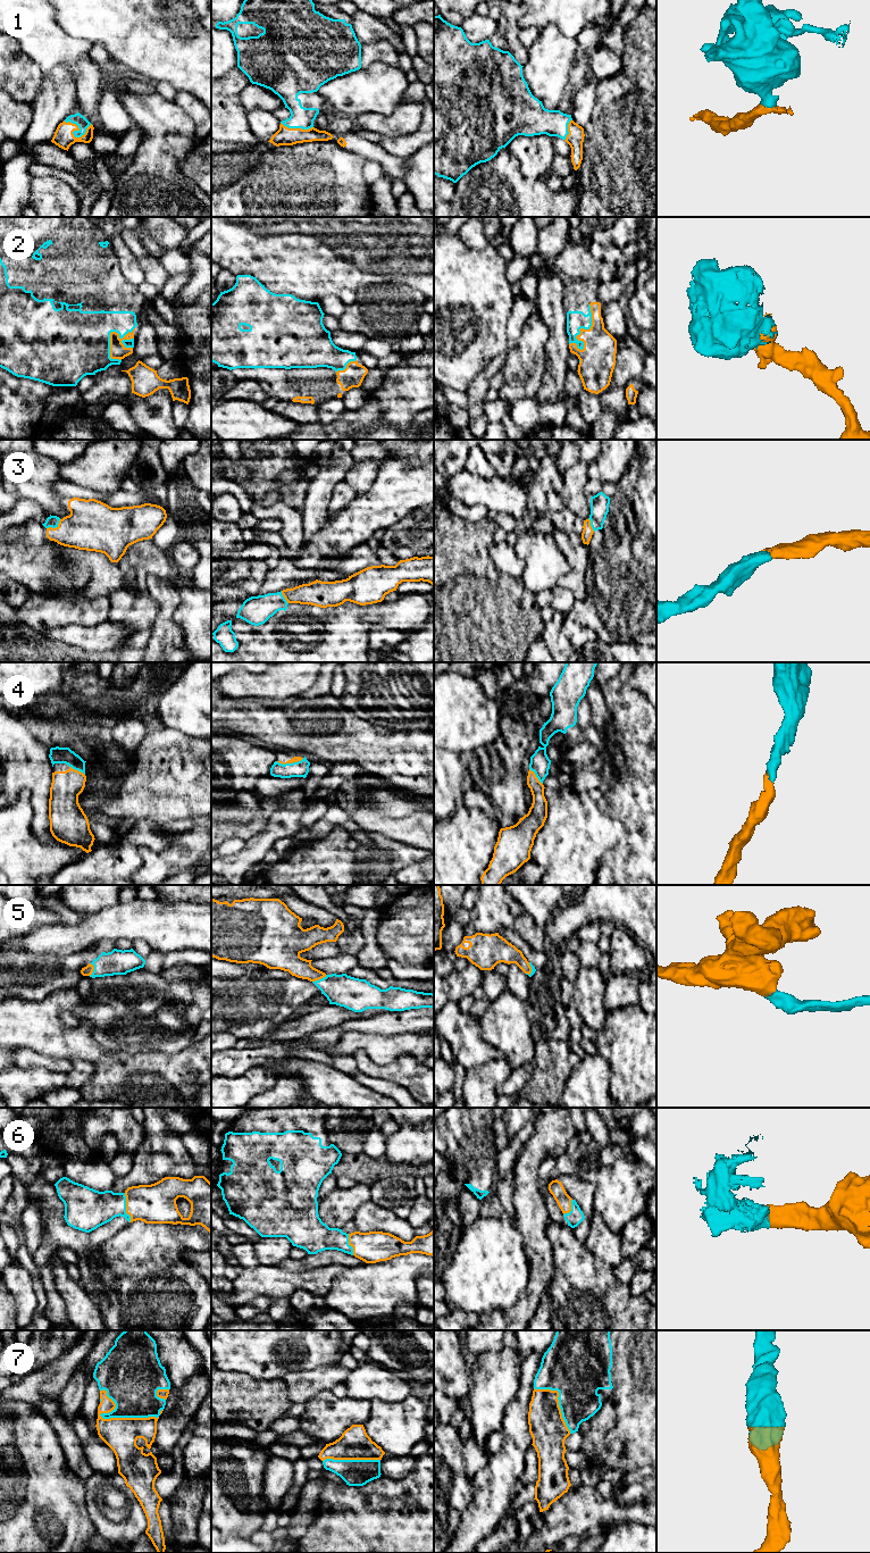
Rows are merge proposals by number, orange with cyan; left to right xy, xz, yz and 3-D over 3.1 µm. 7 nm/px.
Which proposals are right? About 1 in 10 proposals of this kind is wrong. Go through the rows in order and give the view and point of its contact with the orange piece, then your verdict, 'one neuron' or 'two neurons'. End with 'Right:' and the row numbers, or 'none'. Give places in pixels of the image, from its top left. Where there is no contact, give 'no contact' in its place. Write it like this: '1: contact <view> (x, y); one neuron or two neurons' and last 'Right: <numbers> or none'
1: contact xy (72, 133); one neuron
2: contact xy (110, 333); one neuron
3: contact xy (56, 527); one neuron
4: contact xz (290, 762); one neuron
5: contact xz (319, 978); one neuron
6: contact xy (126, 1208); one neuron
7: contact xy (111, 1418); one neuron
Right: 1, 2, 3, 4, 5, 6, 7

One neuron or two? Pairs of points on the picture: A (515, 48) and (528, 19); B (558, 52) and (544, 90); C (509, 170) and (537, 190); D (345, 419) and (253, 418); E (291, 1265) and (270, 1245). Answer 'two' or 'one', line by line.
A: two
B: one
C: one
D: two
E: two

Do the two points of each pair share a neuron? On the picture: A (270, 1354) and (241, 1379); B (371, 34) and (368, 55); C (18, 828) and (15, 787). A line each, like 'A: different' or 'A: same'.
A: different
B: different
C: different

